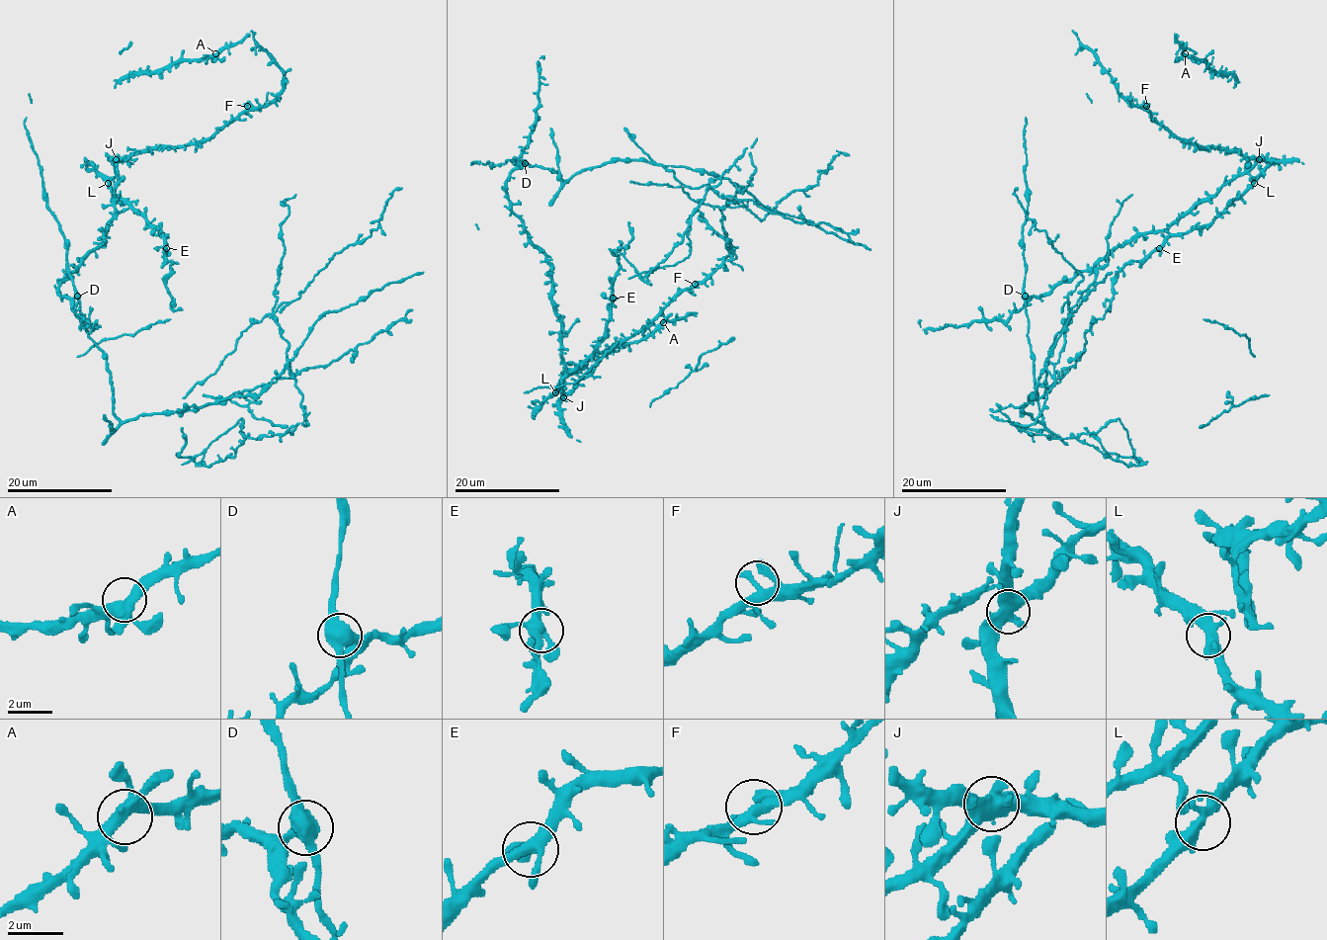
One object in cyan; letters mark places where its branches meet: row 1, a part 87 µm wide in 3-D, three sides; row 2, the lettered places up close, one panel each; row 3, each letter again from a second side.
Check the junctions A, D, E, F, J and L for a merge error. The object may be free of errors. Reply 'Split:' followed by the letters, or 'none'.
Split: D

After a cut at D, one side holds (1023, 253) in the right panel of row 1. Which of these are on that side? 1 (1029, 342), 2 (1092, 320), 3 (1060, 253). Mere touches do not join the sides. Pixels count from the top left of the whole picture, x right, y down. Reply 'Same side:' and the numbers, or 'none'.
Same side: 1, 2, 3

